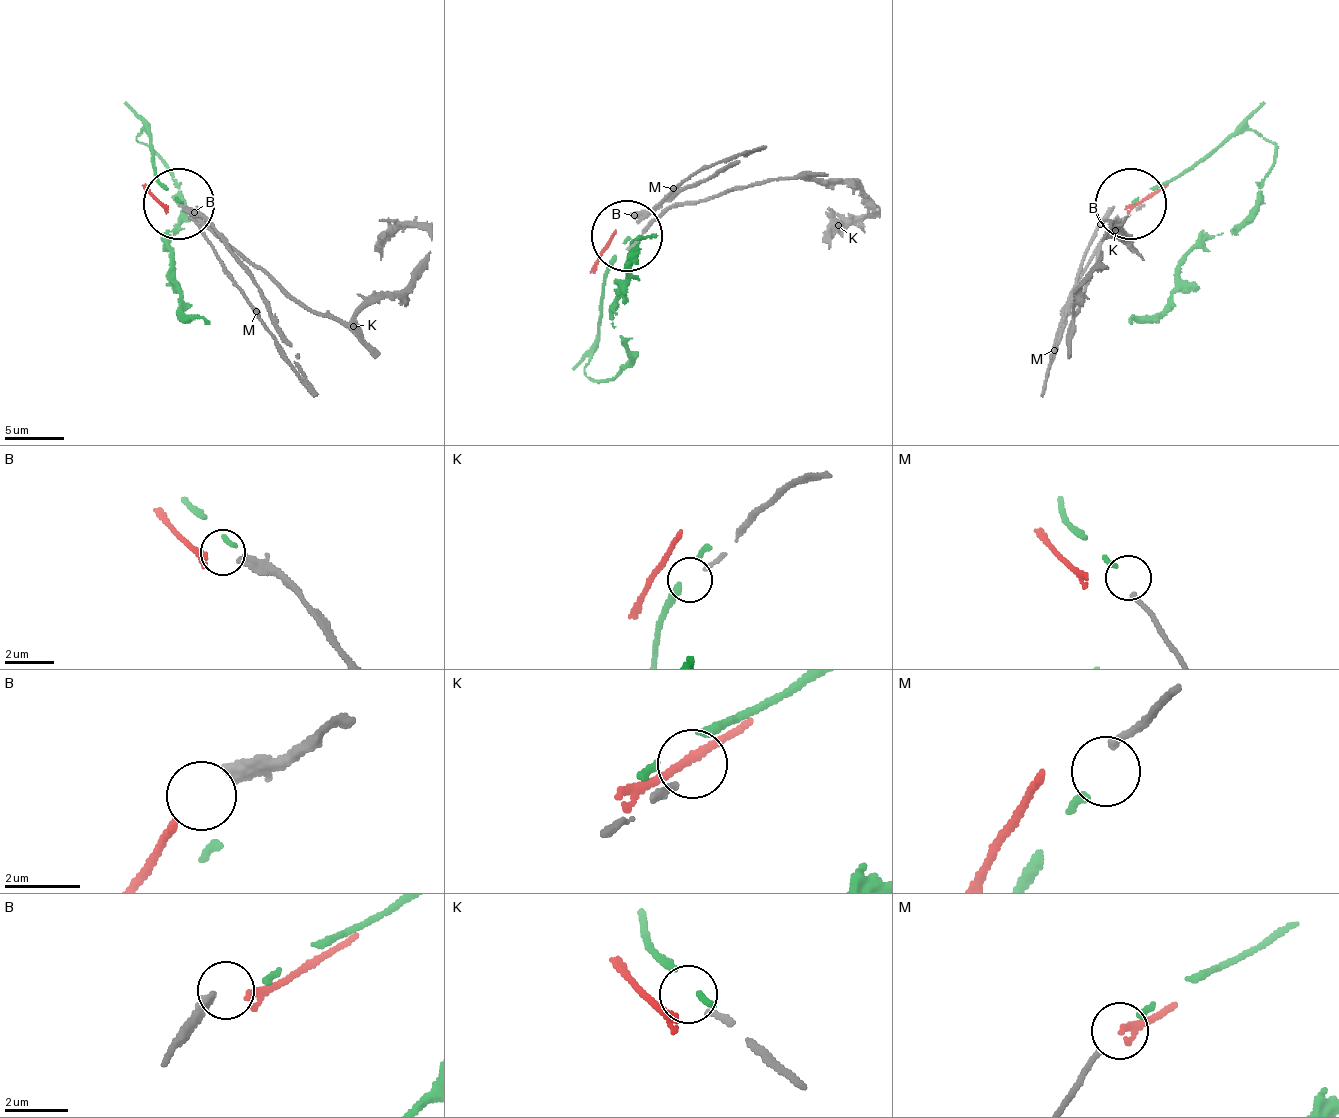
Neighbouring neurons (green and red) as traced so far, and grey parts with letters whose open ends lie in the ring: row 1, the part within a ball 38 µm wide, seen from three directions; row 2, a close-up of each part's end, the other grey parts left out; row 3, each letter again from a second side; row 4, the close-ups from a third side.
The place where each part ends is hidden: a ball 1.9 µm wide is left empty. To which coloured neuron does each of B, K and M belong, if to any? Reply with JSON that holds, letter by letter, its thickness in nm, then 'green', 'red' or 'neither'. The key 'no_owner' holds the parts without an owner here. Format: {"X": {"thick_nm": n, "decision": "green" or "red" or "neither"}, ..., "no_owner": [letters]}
{"B": {"thick_nm": 380, "decision": "red"}, "K": {"thick_nm": 190, "decision": "neither"}, "M": {"thick_nm": 180, "decision": "green"}, "no_owner": ["K"]}

